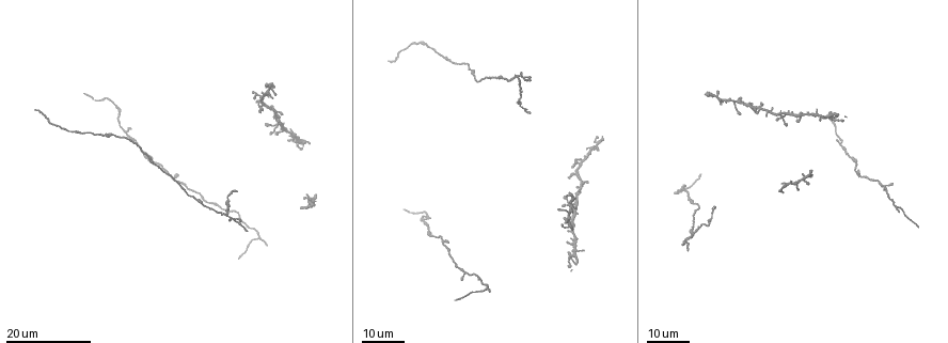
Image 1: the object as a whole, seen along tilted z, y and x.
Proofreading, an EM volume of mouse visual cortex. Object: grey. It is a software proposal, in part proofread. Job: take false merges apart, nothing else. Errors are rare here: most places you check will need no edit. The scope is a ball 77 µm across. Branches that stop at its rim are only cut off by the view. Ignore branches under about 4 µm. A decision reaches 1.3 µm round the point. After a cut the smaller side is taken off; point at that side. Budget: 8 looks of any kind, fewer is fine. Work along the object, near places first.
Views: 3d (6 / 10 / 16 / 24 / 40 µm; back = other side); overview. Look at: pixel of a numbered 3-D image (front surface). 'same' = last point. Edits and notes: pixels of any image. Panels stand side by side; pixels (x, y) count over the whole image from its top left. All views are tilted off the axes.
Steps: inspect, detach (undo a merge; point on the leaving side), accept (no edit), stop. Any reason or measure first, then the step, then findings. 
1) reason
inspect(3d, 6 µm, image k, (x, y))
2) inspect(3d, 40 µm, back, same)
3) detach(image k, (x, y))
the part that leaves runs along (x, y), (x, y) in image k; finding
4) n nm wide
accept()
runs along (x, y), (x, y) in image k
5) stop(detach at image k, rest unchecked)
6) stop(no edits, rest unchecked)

four-way junction
inspect(3d, 24 µm, image 1, (273, 128))

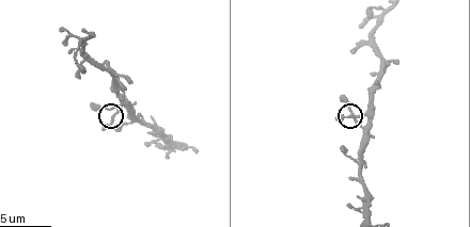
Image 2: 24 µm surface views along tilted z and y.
inspect(3d, 10 µm, image 2, (109, 111))

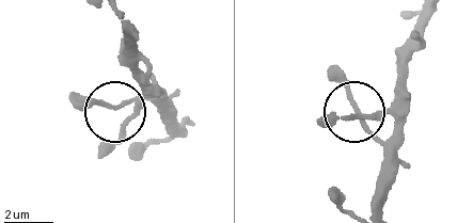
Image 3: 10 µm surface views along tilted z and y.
accept()
continuous, no second cell

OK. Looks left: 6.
thick turns thin
inspect(3d, 24 µm, image 1, (496, 79))

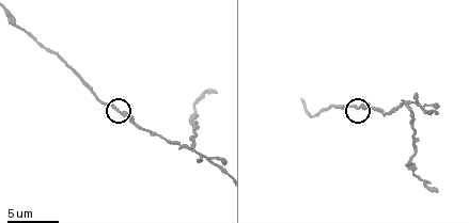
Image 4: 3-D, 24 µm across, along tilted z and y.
inspect(3d, 10 µm, image 4, (122, 115))

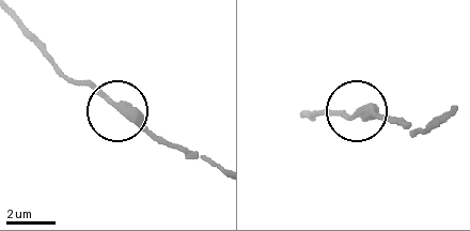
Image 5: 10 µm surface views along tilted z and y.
accept()
runs along (216, 168), (151, 136), (76, 79) in image 5; all the same cell

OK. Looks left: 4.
inspect(3d, 16 µm, image 1, (105, 135))

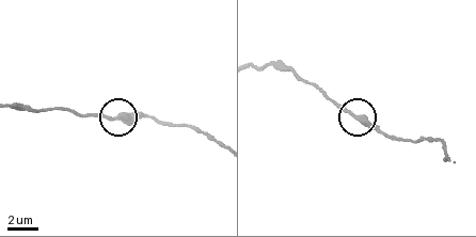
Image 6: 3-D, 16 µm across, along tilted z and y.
closer look
inspect(3d, 6 µm, image 6, (354, 113))

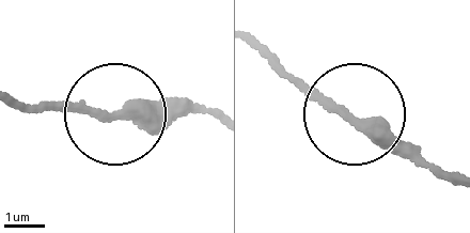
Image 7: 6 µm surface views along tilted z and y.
accept()
runs along (451, 179), (330, 108), (278, 58) in image 7; all the same cell

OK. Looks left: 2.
arms part here
inspect(3d, 10 µm, image 4, (191, 147))

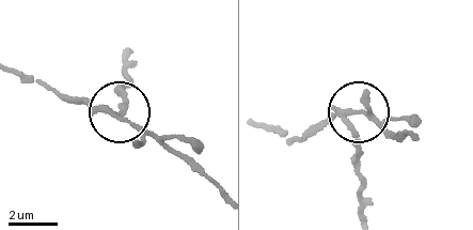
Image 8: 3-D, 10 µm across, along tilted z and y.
inspect(3d, 10 µm, back, image 8, (115, 112))

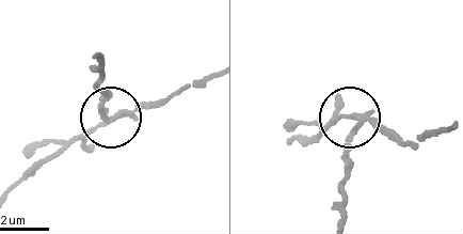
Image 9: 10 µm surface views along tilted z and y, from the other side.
side arm 7 µm
detach(image 9, (100, 109))
the part that leaves runs along (127, 111), (105, 110), (96, 59) in image 9; two cells meet here

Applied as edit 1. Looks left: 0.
stop(detach at image 9, rest unchecked)

